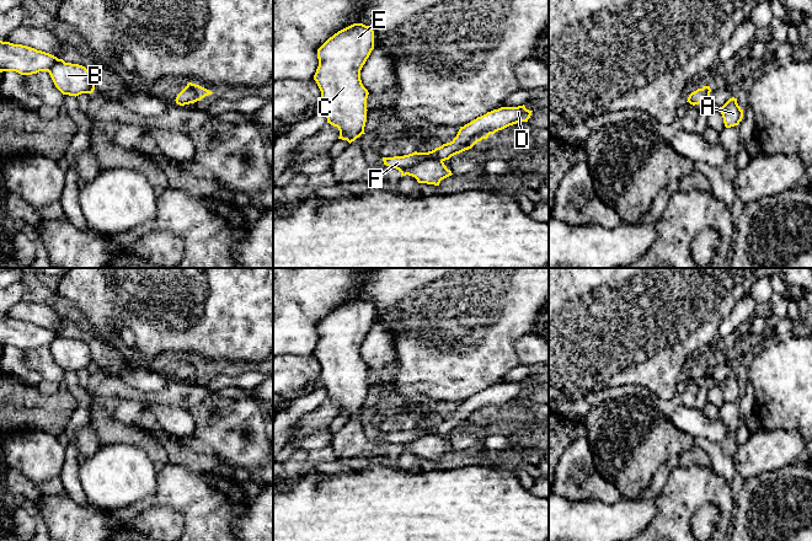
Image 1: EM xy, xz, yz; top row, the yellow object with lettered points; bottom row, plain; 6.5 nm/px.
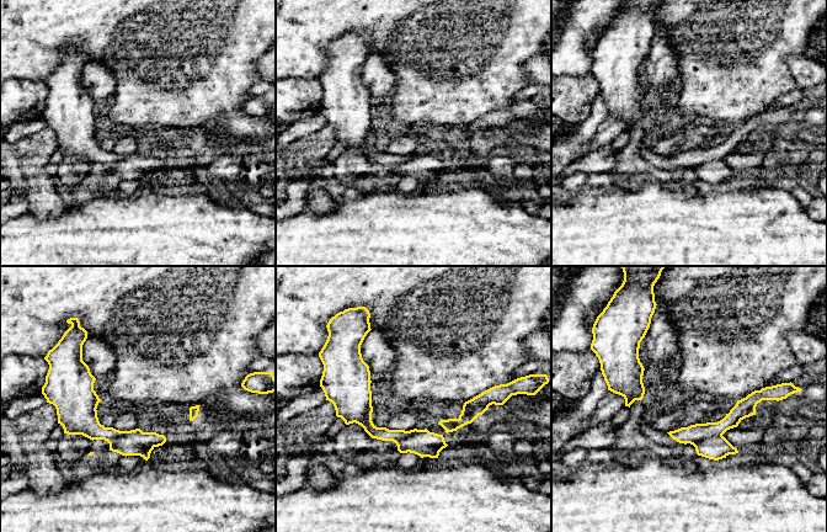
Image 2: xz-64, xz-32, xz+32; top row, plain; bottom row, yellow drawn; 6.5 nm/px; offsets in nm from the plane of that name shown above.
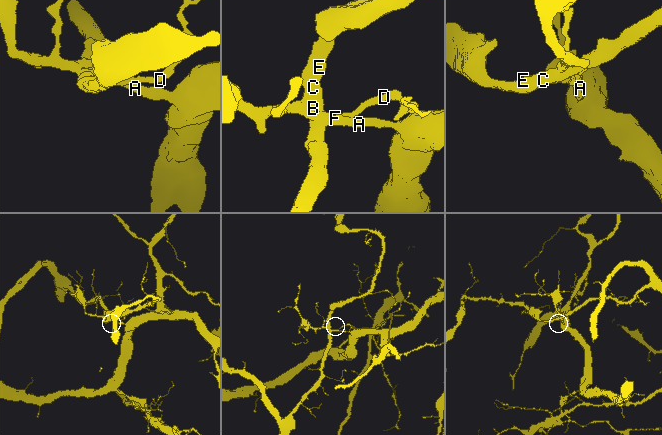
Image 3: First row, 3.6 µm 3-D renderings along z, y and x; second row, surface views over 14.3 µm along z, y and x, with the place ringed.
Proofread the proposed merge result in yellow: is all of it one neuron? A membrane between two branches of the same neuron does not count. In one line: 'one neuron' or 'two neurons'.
two neurons

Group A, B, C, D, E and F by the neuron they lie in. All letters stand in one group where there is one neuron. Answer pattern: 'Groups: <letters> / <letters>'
Groups: A D / B C E F

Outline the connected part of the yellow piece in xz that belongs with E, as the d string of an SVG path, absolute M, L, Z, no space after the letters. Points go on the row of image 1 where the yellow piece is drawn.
M353 23L330 37L319 49L319 66L314 75L320 91L320 103L327 123L337 127L338 139L349 144L364 133L368 90L360 80L360 70L374 49L374 31L363 23Z

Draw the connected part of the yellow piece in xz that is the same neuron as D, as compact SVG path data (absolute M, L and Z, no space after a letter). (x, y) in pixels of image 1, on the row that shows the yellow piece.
M525 106L501 107L477 117L470 123L460 127L456 136L453 139L455 146L465 146L471 149L477 141L487 139L490 134L495 134L509 125L528 122L533 111Z

